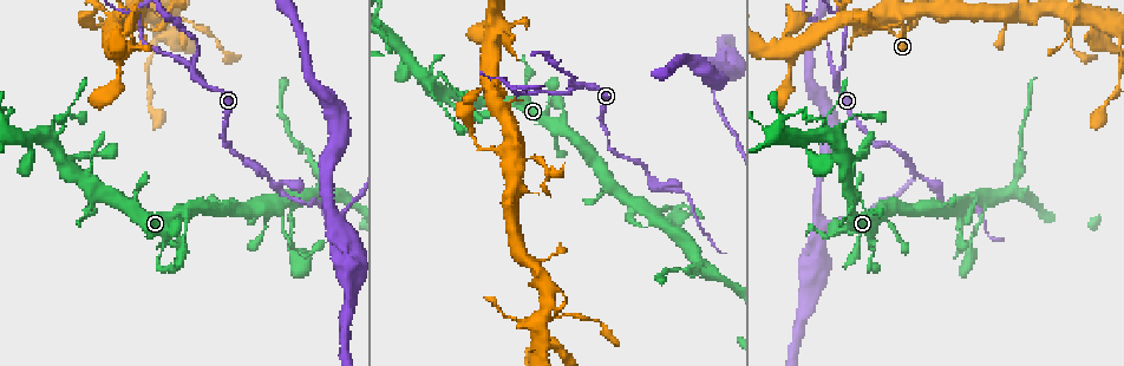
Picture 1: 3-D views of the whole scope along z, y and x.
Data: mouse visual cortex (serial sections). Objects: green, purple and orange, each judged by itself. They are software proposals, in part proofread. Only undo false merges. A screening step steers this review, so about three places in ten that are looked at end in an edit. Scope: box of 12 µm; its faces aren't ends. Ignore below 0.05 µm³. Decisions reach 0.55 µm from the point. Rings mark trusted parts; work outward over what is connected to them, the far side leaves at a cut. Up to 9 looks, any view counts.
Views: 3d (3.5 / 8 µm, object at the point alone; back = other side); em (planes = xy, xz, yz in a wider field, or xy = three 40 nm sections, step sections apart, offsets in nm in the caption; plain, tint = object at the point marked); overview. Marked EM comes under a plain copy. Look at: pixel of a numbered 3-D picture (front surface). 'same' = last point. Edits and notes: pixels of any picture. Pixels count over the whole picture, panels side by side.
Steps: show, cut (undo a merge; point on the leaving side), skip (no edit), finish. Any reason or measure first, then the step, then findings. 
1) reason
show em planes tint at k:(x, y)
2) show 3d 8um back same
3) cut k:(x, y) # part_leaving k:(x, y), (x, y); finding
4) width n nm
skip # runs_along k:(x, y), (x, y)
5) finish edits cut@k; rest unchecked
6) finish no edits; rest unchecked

abrupt turn
show 3d 8um back at 1:(509, 160)

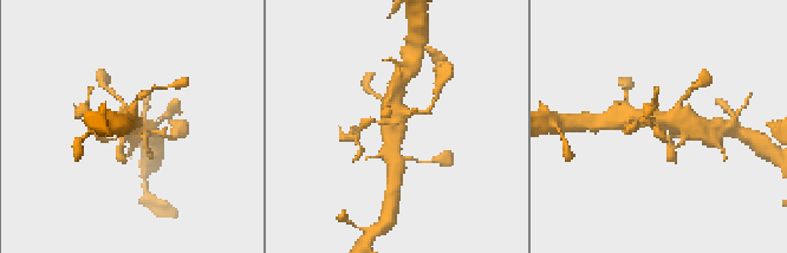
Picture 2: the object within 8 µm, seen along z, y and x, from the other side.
shape alone is not enough
show em xy step 5 tint at 2:(394, 123)

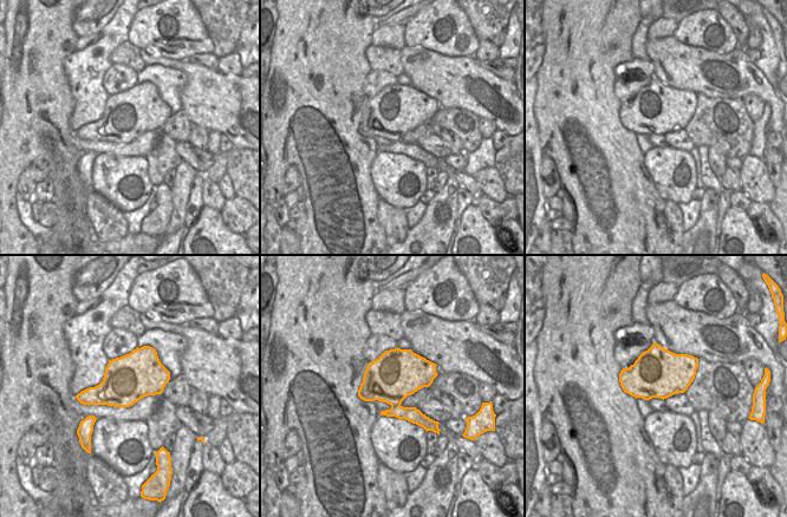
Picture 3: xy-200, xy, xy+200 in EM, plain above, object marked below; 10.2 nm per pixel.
cut 2:(366, 122) # two cells meet here

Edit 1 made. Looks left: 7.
a narrow waist
show 3d 8um at 1:(180, 14)

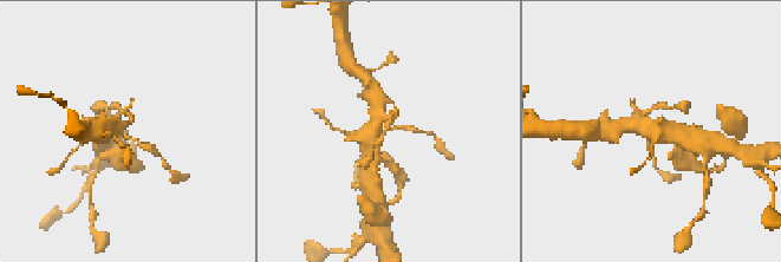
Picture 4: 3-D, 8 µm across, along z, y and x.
show 3d 3.5um at 4:(392, 130)

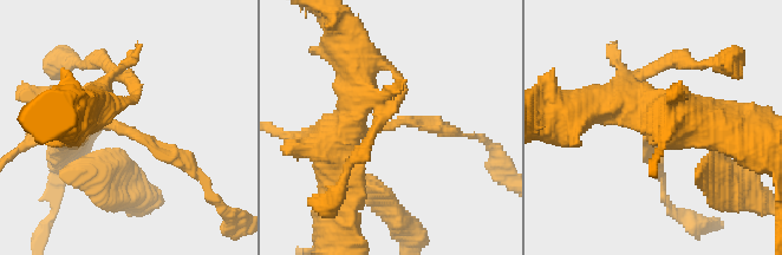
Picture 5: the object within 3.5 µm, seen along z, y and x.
arms 3; arm_widths 150, 400, 500 nm
show em xy step 3 tint at 5:(117, 123)

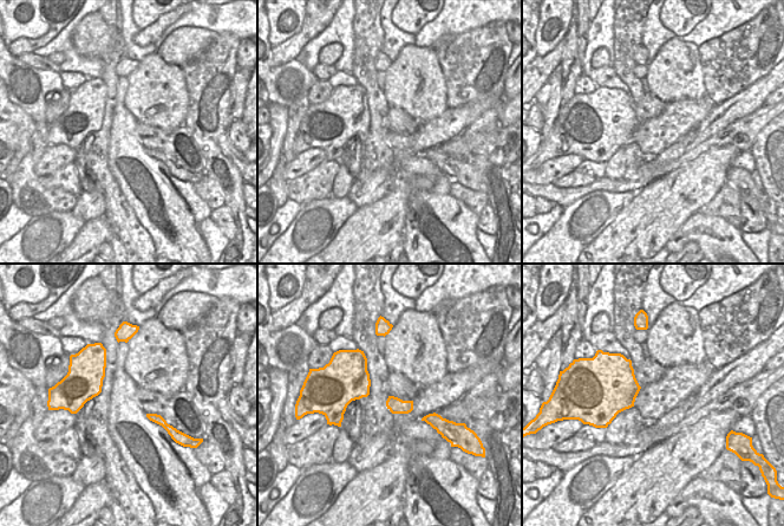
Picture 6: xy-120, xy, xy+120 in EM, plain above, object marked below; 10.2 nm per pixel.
skip # one cell here

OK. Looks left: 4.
calibre changes
show 3d 3.5um back at 1:(650, 212)

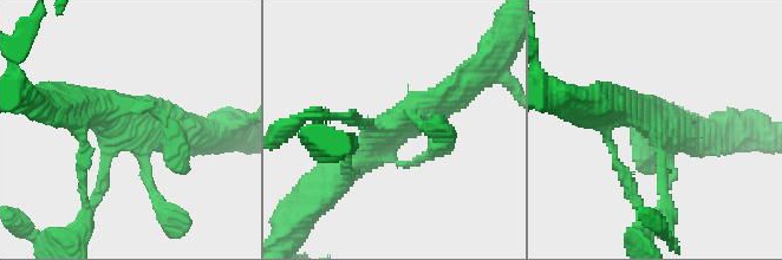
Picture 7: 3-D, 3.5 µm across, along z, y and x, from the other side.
show em xy step 3 tint at 7:(655, 123)

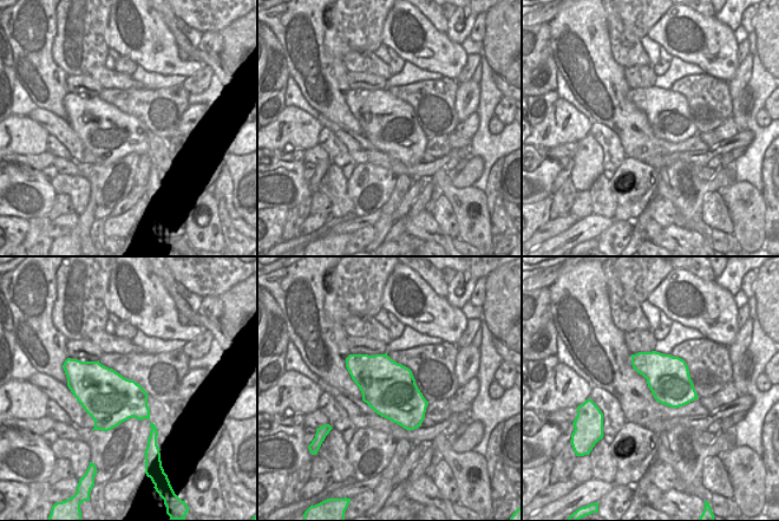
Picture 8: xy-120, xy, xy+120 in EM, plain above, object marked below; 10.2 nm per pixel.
skip # continuous, no second cell

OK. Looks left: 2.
four-way junction
show 3d 3.5um at 1:(490, 88)

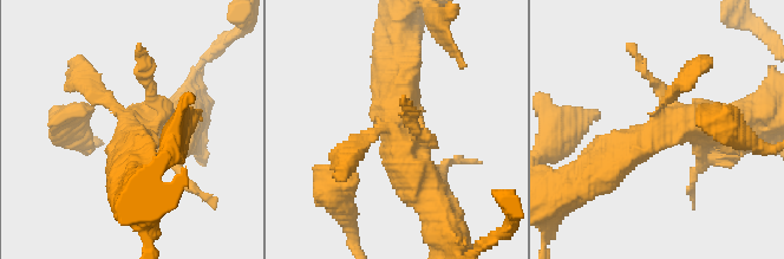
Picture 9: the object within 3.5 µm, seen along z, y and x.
arms 4; arm_widths 150, 150, 450, 500 nm
show em xy step 5 tint at 9:(667, 128)

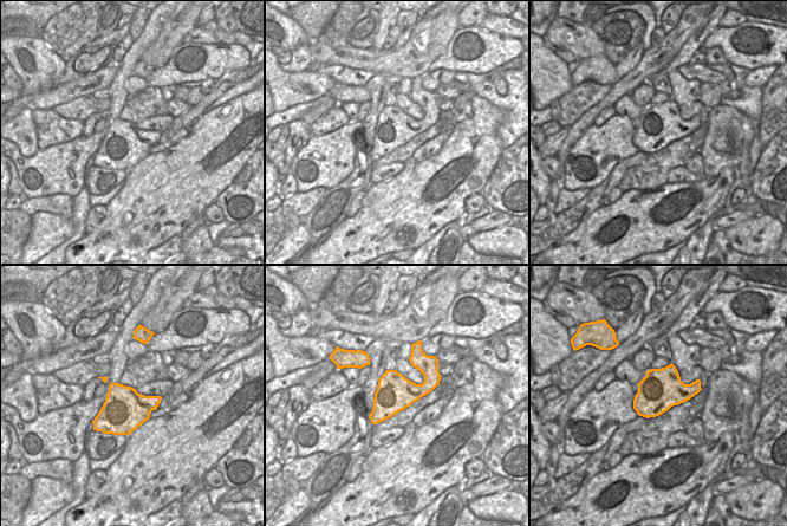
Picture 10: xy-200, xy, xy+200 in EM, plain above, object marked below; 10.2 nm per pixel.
skip # all the same cell

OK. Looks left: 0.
finish edits cut@2; rest unchecked

